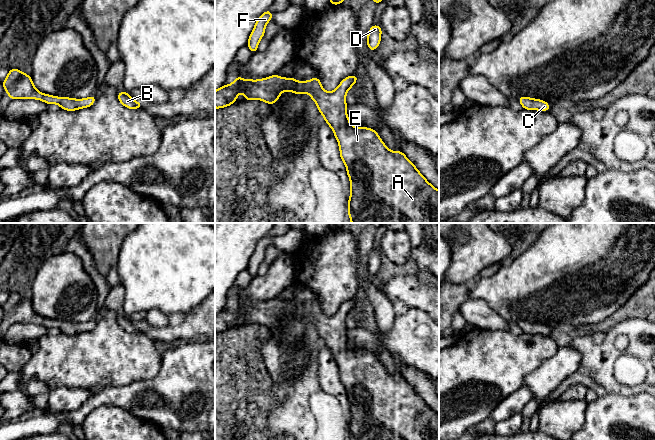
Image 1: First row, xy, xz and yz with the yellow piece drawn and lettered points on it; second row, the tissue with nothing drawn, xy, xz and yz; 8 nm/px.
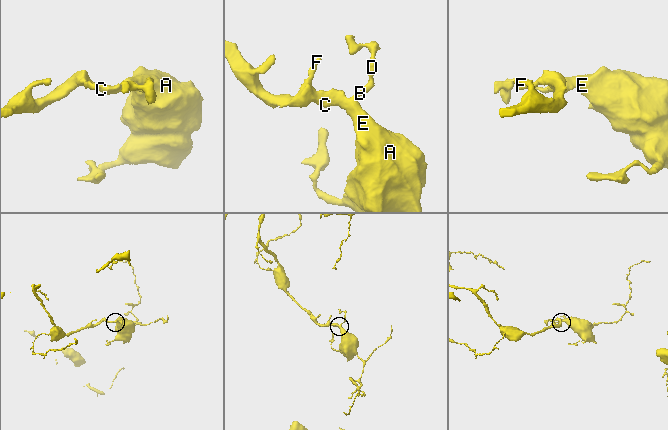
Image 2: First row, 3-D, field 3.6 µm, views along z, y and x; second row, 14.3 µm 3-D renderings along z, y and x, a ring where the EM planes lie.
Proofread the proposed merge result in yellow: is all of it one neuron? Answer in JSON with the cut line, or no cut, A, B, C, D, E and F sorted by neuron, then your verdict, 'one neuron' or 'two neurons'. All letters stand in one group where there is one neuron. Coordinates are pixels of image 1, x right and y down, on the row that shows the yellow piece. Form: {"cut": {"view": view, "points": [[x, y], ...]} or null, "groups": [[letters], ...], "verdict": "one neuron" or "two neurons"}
{"cut": null, "groups": [["A", "B", "C", "D", "E", "F"]], "verdict": "one neuron"}

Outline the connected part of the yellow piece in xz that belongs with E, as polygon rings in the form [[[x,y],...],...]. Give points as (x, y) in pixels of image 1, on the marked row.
[[[238,74],[236,80],[230,85],[224,84],[215,91],[215,108],[220,109],[232,105],[240,92],[244,93],[245,101],[258,99],[269,105],[277,102],[283,91],[292,91],[295,95],[308,93],[311,99],[315,101],[325,122],[332,128],[339,144],[341,160],[346,165],[346,171],[351,182],[351,194],[348,200],[348,215],[351,223],[439,223],[439,191],[424,178],[402,151],[390,151],[374,129],[351,125],[346,112],[345,96],[357,82],[357,79],[356,74],[346,77],[334,91],[326,92],[317,76],[309,81],[298,82],[293,77],[281,78],[275,74],[254,81],[252,79],[242,80],[241,74]]]

